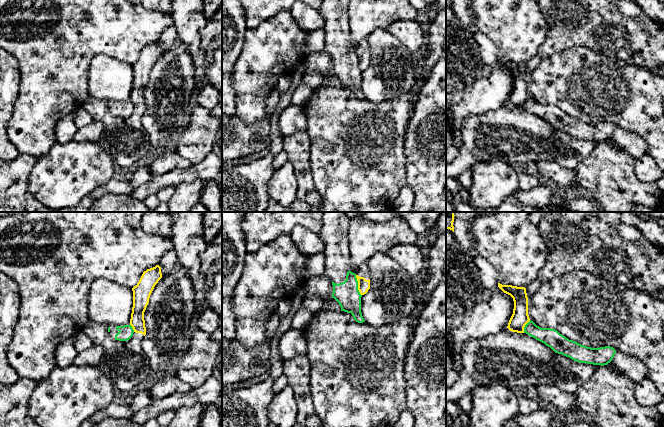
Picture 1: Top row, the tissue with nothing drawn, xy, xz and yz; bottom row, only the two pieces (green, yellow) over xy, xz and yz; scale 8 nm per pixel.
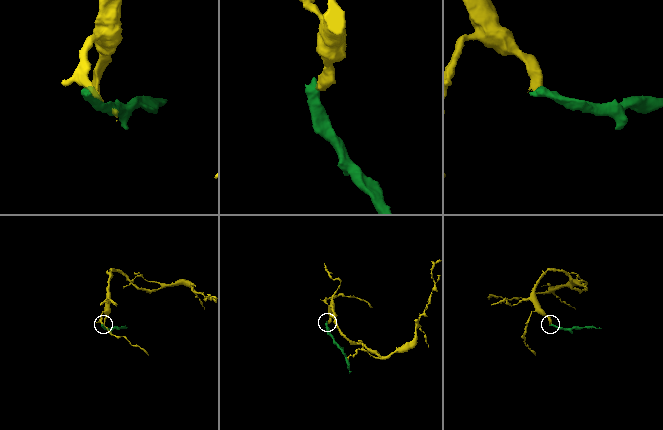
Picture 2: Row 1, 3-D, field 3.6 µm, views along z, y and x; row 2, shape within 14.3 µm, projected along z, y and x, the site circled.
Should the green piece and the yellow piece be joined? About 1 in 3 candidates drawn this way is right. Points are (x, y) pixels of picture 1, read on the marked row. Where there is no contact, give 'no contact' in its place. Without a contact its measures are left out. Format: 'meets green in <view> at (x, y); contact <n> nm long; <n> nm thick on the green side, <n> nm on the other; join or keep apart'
meets green in xz at (357, 285); contact 180 nm long; 190 nm thick on the green side, 100 nm on the other; keep apart

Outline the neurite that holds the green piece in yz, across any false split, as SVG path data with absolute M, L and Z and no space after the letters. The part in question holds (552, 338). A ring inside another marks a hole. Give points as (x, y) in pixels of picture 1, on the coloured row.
M531 320L525 325L524 333L544 343L555 353L562 354L580 363L604 366L612 361L616 353L616 350L610 346L591 348L581 345L569 340L557 330L541 328Z

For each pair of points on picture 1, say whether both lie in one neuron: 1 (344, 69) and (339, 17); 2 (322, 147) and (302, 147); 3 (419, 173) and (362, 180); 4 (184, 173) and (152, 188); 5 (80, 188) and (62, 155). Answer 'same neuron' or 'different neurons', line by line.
1: same neuron
2: different neurons
3: different neurons
4: same neuron
5: same neuron

